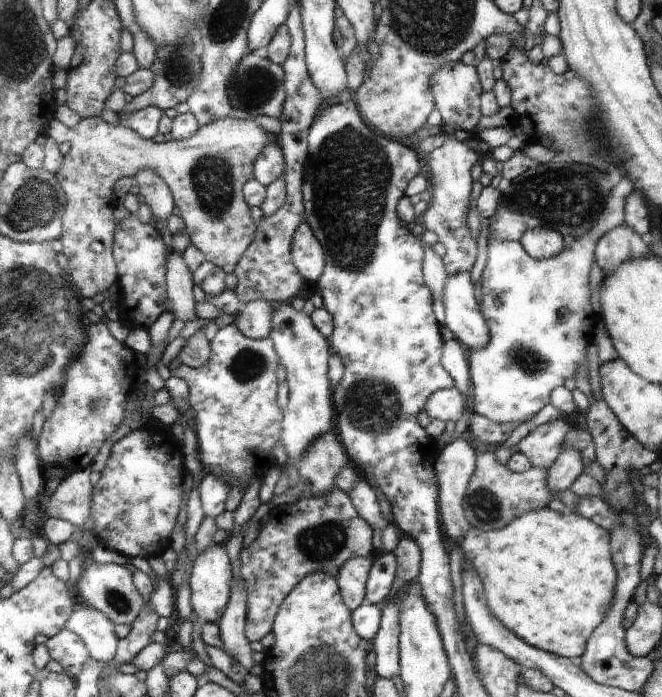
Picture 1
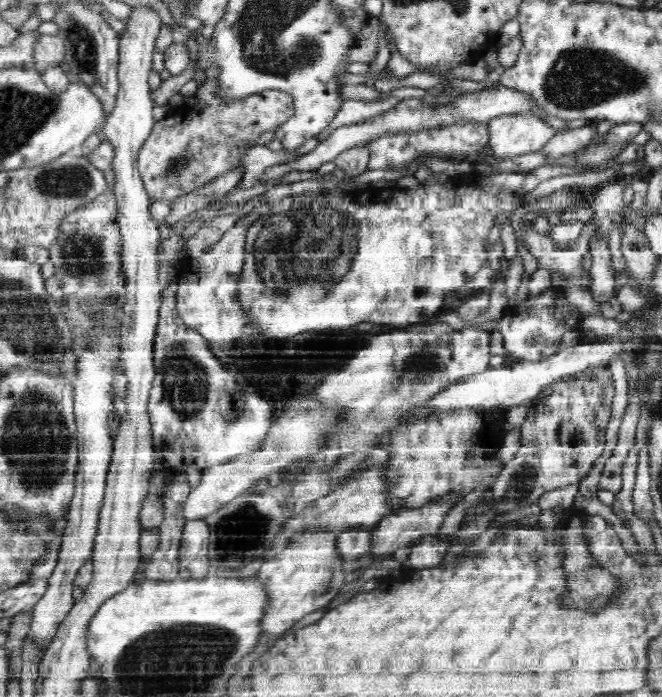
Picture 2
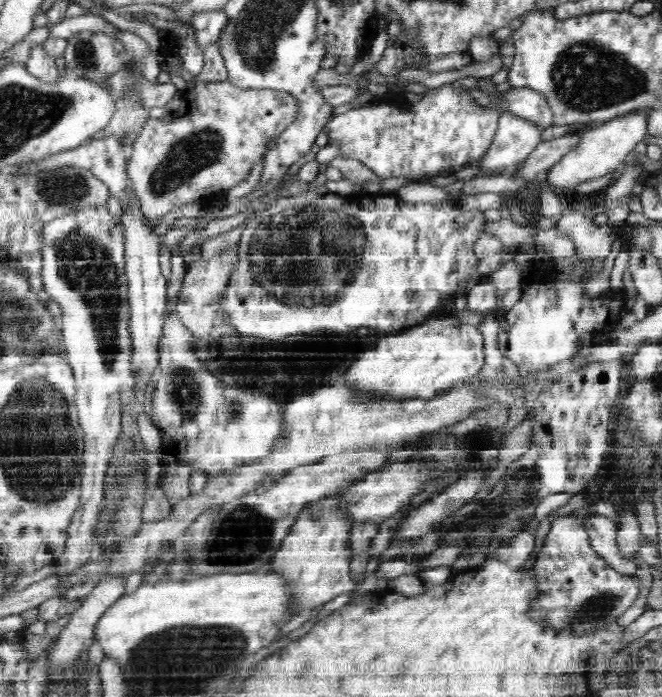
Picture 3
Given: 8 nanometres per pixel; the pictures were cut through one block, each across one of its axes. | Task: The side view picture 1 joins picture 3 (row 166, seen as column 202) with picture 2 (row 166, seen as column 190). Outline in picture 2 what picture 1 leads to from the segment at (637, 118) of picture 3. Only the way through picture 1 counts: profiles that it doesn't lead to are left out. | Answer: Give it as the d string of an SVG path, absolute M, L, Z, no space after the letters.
M642 123L616 124L603 134L601 143L594 143L592 140L577 156L576 168L588 168L588 166L602 166L608 160L616 158L628 142L642 130Z

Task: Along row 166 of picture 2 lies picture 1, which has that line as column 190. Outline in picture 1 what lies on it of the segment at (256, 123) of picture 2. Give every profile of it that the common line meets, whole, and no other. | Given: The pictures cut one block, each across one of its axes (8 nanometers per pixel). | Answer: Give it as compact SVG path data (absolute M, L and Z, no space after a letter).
M232 115L202 125L194 136L182 140L168 140L157 143L151 139L142 138L135 130L126 125L117 125L106 122L101 116L82 118L80 124L69 127L65 122L56 118L51 123L48 134L60 144L70 143L71 151L65 155L62 168L57 172L62 186L69 199L64 220L63 252L69 259L67 274L72 284L82 297L98 296L107 291L116 282L116 265L114 262L114 181L118 177L134 176L138 171L149 168L162 177L171 190L174 204L180 208L180 216L185 224L185 230L190 235L191 243L204 254L206 261L213 262L228 274L235 270L238 261L256 232L256 224L250 216L248 204L242 198L242 184L253 178L253 164L257 156L275 137L261 127L255 119L237 119Z

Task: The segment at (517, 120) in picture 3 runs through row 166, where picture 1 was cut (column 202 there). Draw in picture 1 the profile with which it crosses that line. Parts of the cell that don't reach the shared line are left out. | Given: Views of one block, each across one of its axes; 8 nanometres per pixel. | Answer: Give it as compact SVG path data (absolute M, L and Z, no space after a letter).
M205 472L199 484L200 500L205 516L218 516L225 510L225 502L230 486L214 473Z

